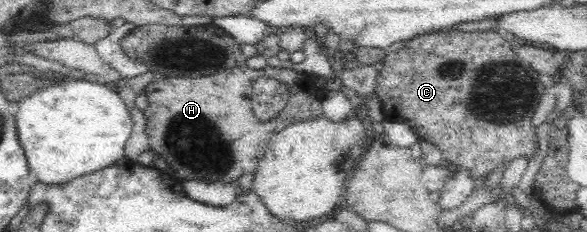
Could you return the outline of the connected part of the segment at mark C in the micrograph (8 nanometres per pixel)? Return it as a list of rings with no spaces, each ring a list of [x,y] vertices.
[[[444,30],[438,33],[413,37],[401,49],[395,52],[388,50],[388,54],[383,60],[383,66],[383,70],[377,74],[375,90],[381,100],[383,118],[388,122],[407,123],[417,132],[420,139],[434,144],[441,150],[443,162],[449,163],[452,167],[468,169],[468,173],[474,180],[484,178],[498,166],[506,165],[515,158],[529,162],[539,150],[538,133],[536,133],[536,127],[532,125],[532,117],[536,112],[540,97],[546,92],[546,89],[540,81],[539,74],[518,56],[518,53],[510,47],[510,43],[498,31],[464,32],[460,30]]]

